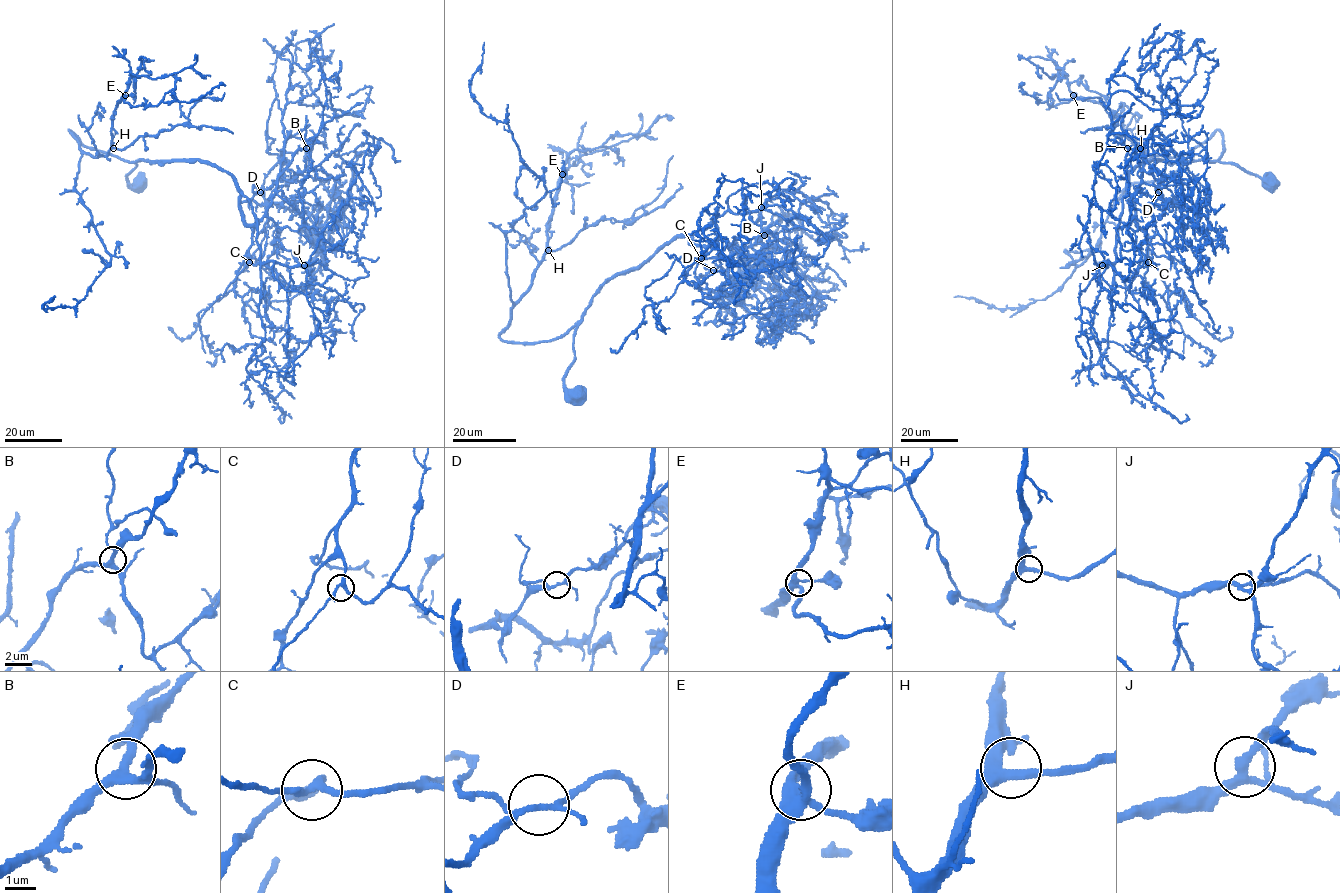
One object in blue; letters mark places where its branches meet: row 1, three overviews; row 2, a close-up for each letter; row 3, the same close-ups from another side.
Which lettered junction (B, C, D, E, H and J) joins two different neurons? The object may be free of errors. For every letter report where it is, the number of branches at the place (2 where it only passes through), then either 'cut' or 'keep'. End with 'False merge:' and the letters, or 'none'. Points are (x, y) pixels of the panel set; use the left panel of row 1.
B: place (306, 148); branches 3; keep
C: place (249, 262); branches 3; keep
D: place (260, 192); branches 4; cut
E: place (125, 95); branches 4; keep
H: place (113, 148); branches 3; keep
J: place (304, 265); branches 4; keep
False merge: D

